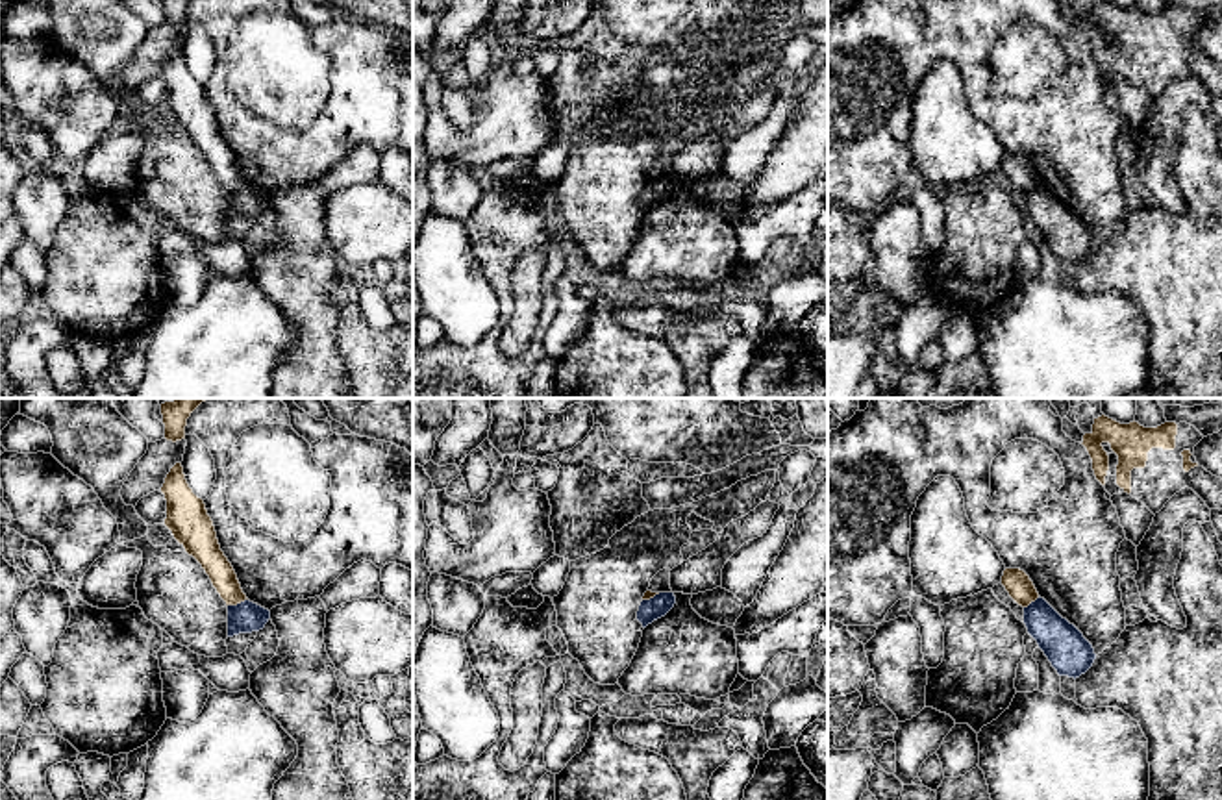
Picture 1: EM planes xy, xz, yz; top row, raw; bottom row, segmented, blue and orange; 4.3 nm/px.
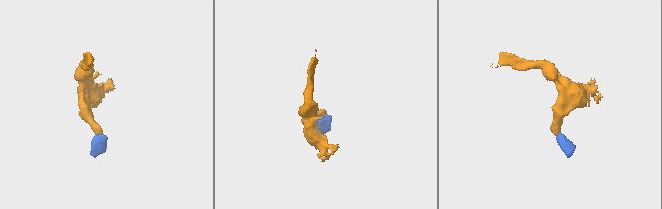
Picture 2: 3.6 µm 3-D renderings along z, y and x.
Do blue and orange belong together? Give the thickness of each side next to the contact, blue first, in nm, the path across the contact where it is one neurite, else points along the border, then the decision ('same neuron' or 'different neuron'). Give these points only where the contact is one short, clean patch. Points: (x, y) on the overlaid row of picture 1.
140/120 nm | along xy (247, 599), (228, 606) | different neuron

